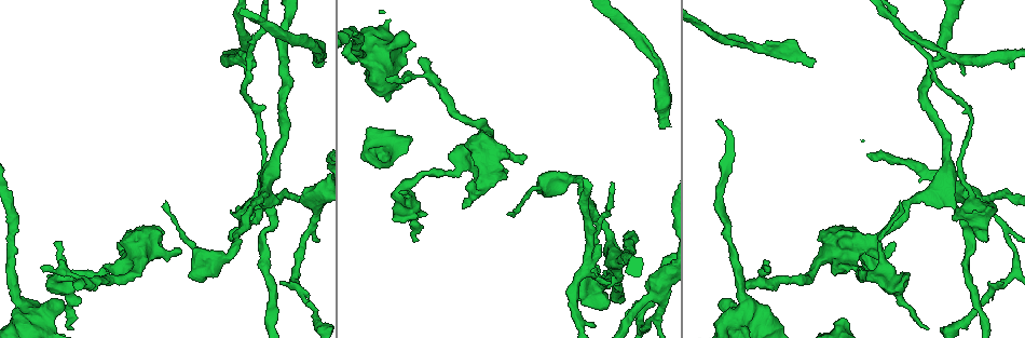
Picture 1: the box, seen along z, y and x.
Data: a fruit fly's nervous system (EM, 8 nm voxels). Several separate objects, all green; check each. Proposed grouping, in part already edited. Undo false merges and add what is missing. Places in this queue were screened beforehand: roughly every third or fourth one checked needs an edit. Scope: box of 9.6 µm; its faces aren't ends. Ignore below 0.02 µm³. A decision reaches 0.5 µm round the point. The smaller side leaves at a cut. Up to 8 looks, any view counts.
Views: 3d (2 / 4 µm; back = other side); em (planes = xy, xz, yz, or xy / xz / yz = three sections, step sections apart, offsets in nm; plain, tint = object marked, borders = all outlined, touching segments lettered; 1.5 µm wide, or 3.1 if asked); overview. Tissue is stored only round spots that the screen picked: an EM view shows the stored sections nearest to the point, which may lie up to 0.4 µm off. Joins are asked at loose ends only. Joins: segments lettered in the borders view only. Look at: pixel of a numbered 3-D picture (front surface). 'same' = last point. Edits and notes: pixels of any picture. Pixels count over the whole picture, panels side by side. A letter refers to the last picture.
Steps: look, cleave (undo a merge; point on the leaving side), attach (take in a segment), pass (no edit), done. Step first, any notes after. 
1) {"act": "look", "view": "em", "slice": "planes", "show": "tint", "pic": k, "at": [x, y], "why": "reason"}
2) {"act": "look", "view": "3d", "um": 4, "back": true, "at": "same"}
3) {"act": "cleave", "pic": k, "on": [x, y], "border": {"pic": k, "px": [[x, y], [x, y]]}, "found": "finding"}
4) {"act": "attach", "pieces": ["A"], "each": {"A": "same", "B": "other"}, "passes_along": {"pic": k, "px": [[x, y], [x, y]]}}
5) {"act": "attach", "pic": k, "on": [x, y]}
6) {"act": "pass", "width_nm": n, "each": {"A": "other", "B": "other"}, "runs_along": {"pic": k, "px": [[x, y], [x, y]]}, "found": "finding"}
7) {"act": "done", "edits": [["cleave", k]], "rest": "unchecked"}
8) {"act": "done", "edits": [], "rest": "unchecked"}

{"act": "look", "view": "em", "slice": "planes", "show": "tint", "pic": 1, "at": [596, 245], "why": "abrupt turn"}

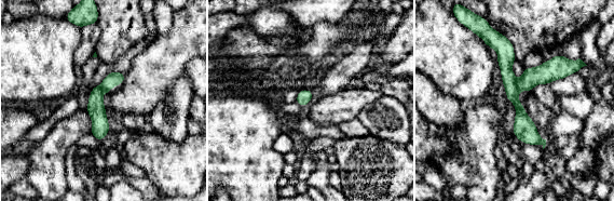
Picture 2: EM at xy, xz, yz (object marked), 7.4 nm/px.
{"act": "look", "view": "em", "slice": "planes", "show": "borders", "at": "same"}

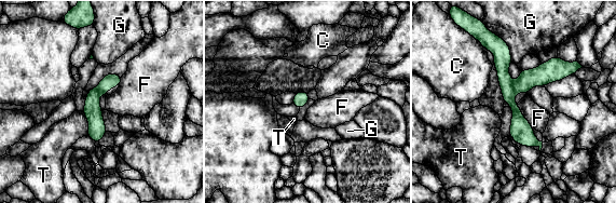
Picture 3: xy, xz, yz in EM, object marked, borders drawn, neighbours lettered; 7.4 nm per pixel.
{"act": "cleave", "pic": 3, "on": [503, 58], "width_nm": 110, "each": {"C": "other", "F": "other", "G": "other", "T": "other"}, "border": {"pic": 3, "px": [[512, 82], [512, 89], [516, 92]]}, "found": "a second neuron is stuck on"}

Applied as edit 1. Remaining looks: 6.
{"act": "look", "view": "em", "slice": "yz", "step": 4, "show": "tint", "pic": 1, "at": [235, 240], "why": "narrows sharply"}

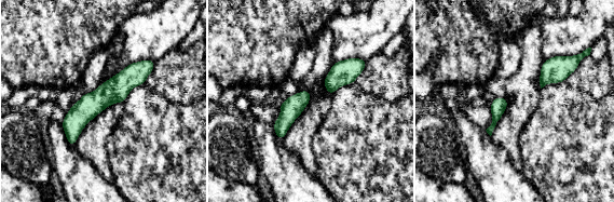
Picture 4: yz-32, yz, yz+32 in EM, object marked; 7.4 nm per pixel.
{"act": "look", "view": "em", "slice": "planes", "show": "borders", "at": "same"}

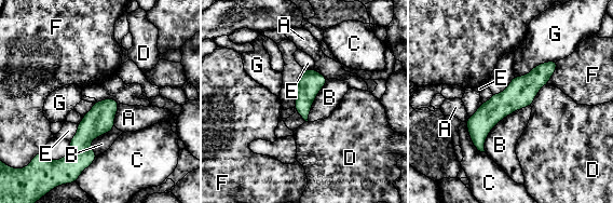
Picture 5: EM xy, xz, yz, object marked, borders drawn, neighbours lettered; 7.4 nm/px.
{"act": "pass", "each": {"A": "other", "B": "other", "C": "other", "D": "other", "E": "other", "F": "other", "G": "other"}, "border": {"pic": 5, "px": [[530, 106], [503, 118], [485, 151]]}, "found": "all the same neuron"}

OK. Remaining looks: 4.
{"act": "look", "view": "3d", "um": 4, "pic": 1, "at": [452, 174], "why": "thick turns thin"}

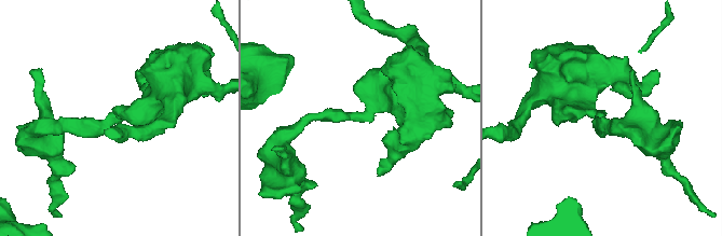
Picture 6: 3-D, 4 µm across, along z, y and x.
{"act": "look", "view": "em", "slice": "planes", "show": "borders", "pic": 6, "at": [600, 116], "arm_widths_nm": [190, 460], "why": "now the EM"}

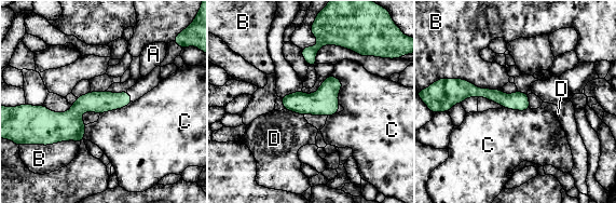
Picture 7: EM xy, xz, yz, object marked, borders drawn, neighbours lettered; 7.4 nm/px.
{"act": "pass", "each": {"A": "other", "B": "other", "C": "other", "D": "other"}, "runs_along": {"pic": 7, "px": [[128, 99], [84, 103], [69, 118], [39, 109]]}, "found": "one neuron here"}

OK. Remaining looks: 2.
{"act": "done", "edits": [["cleave", 3]], "rest": "unchecked"}

